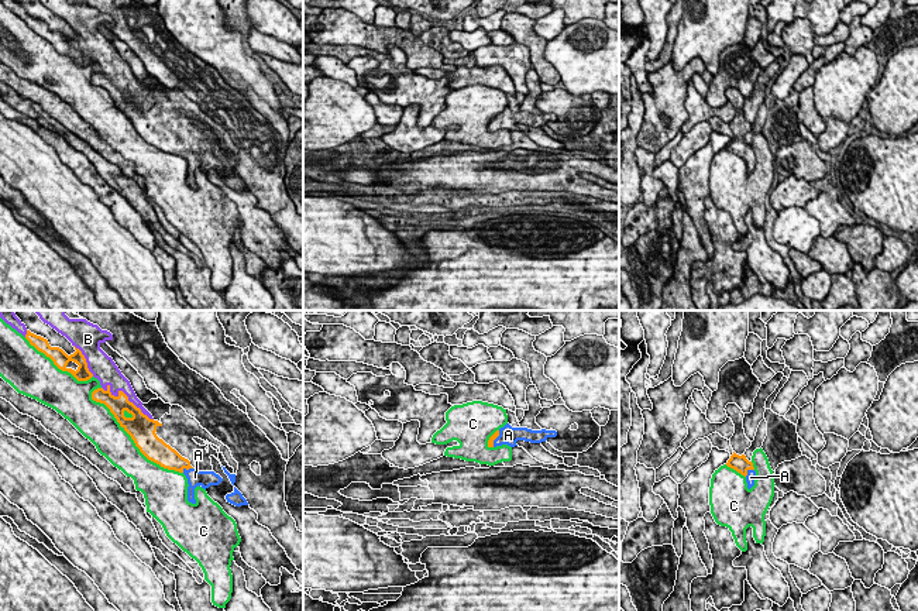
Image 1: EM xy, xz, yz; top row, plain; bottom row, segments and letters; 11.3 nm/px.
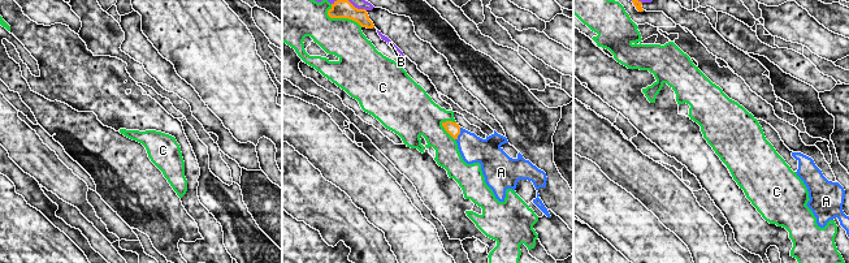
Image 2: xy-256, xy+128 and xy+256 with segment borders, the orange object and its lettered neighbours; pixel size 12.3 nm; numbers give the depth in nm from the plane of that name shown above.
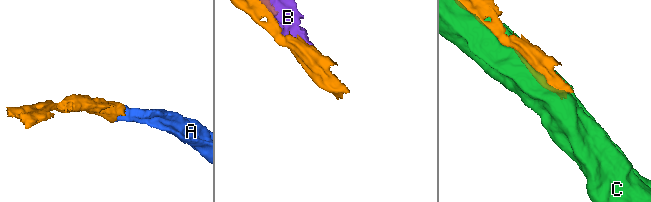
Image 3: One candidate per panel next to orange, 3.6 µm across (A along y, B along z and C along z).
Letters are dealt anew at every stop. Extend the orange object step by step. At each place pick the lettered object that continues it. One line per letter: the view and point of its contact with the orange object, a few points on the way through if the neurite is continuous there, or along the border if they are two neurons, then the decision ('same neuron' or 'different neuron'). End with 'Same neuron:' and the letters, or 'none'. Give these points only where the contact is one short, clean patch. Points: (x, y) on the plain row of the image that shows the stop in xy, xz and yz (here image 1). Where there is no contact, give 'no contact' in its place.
A: xy (186, 153) | across xy (168, 141), (186, 153), (195, 161) | same neuron
B: xy (127, 82) | same neuron
C: xy (133, 123) | different neuron
Same neuron: A, B

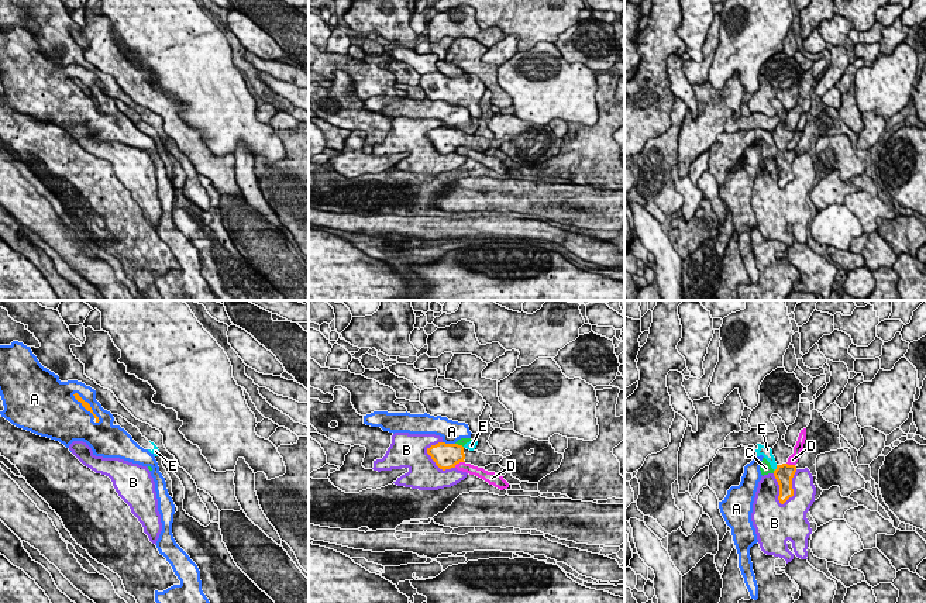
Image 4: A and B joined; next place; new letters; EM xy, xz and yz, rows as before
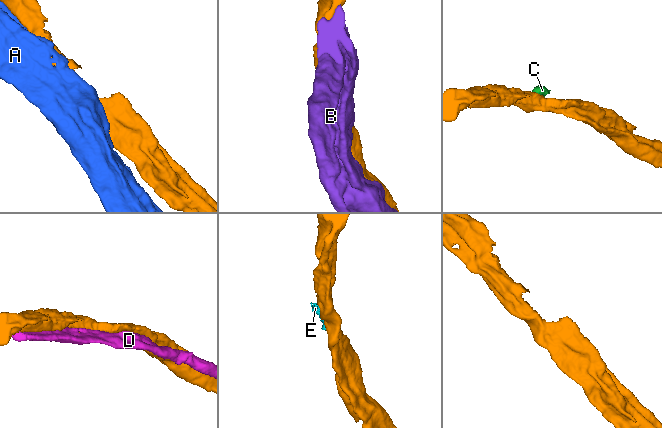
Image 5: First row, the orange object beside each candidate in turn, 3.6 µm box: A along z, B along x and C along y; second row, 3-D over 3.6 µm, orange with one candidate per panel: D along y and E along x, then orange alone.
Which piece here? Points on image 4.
A: xy (90, 92) | different neuron
B: yz (791, 172) | different neuron
C: xz (460, 130) | along xz (455, 127), (462, 131) | different neuron
D: xz (458, 147) | different neuron
E: yz (777, 152) | along yz (777, 150), (774, 155) | different neuron
Same neuron: none

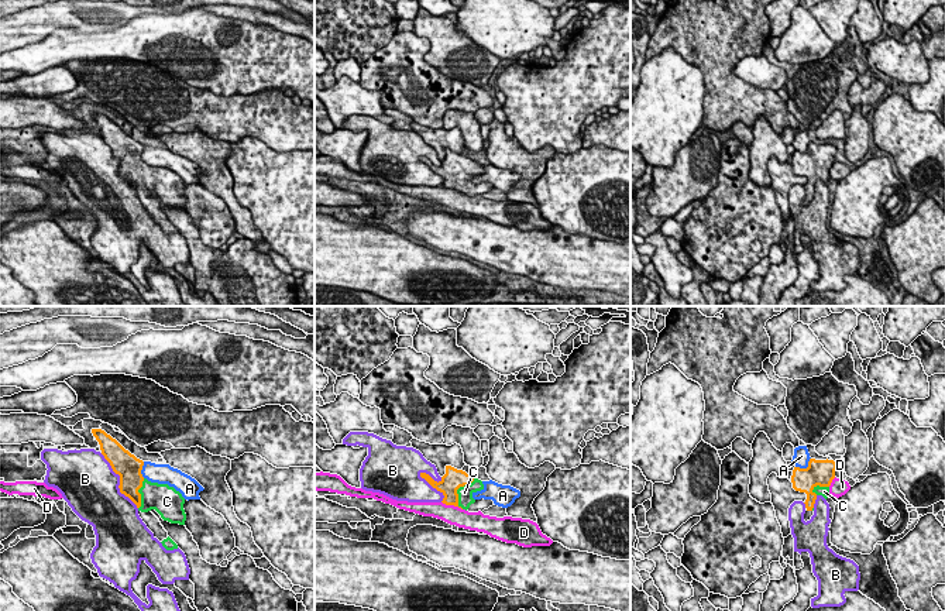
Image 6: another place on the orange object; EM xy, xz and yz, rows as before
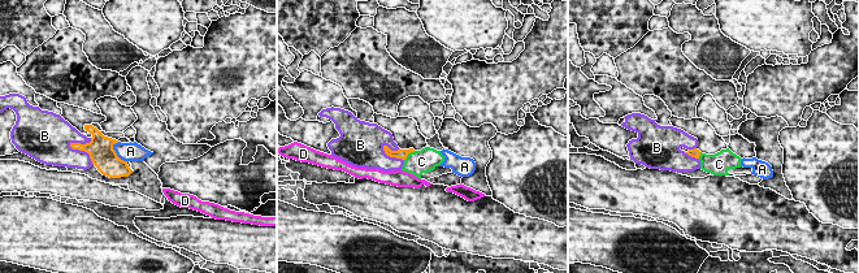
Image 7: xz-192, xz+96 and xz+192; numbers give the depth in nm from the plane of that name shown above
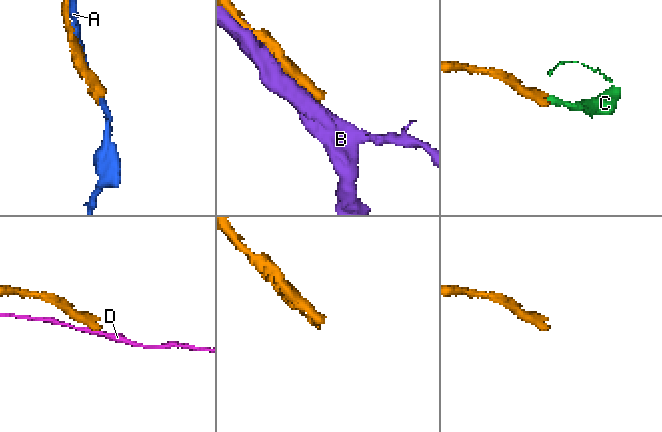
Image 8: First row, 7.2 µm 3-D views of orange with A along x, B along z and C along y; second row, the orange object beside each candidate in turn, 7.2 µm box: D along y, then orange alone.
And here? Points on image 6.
A: yz (807, 151) | different neuron
B: xy (120, 165) | different neuron
C: xz (457, 172) | same neuron
D: xz (452, 188) | along xz (442, 185), (457, 189), (461, 194) | different neuron
Same neuron: C

